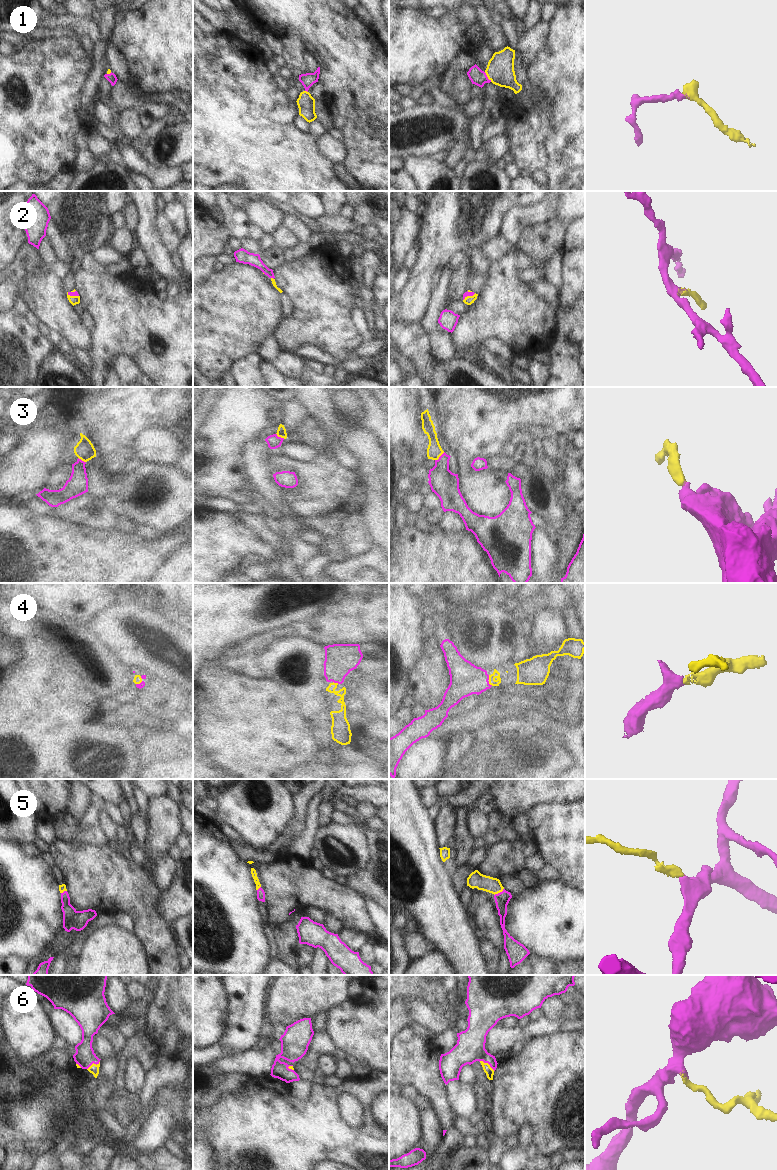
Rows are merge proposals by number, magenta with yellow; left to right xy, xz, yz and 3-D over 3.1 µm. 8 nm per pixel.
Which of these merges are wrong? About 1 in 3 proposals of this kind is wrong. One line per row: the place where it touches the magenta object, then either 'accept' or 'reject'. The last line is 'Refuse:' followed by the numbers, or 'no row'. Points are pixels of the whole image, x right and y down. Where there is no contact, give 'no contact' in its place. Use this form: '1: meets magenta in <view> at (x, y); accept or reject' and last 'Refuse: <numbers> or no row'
1: meets magenta in yz at (487, 77); accept
2: meets magenta in xy at (73, 295); accept
3: meets magenta in yz at (439, 457); accept
4: meets magenta in yz at (489, 684); accept
5: meets magenta in yz at (500, 892); accept
6: meets magenta in yz at (487, 1062); accept
Refuse: no row

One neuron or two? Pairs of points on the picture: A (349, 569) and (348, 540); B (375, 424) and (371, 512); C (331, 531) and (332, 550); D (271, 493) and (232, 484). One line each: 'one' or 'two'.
A: two
B: two
C: one
D: two

